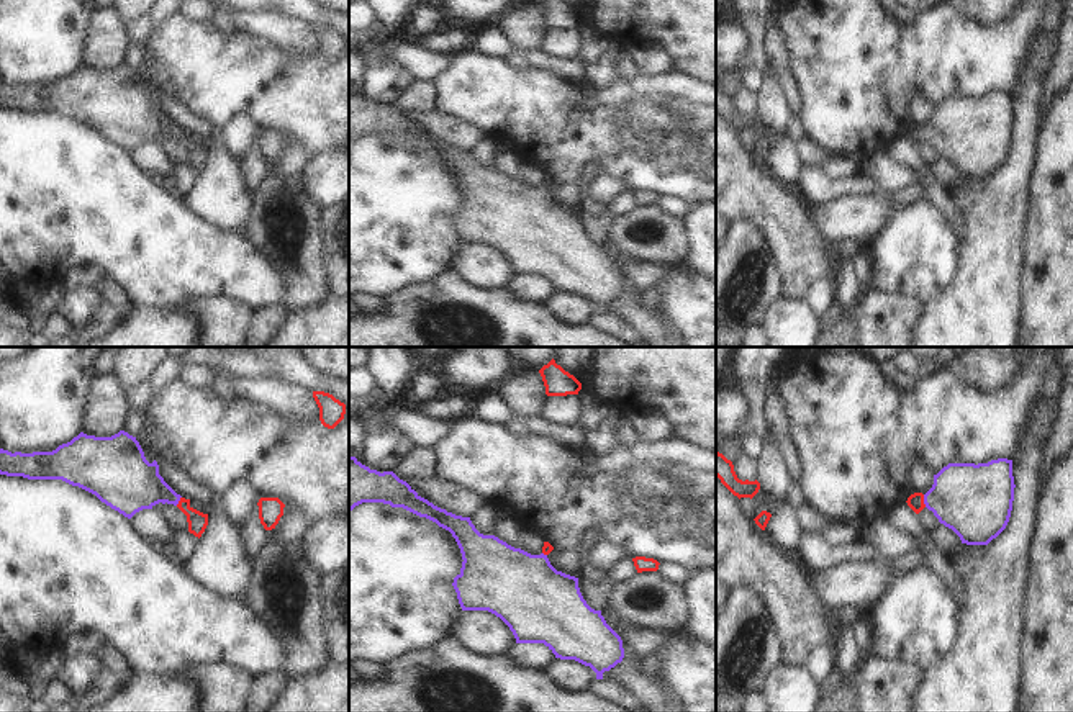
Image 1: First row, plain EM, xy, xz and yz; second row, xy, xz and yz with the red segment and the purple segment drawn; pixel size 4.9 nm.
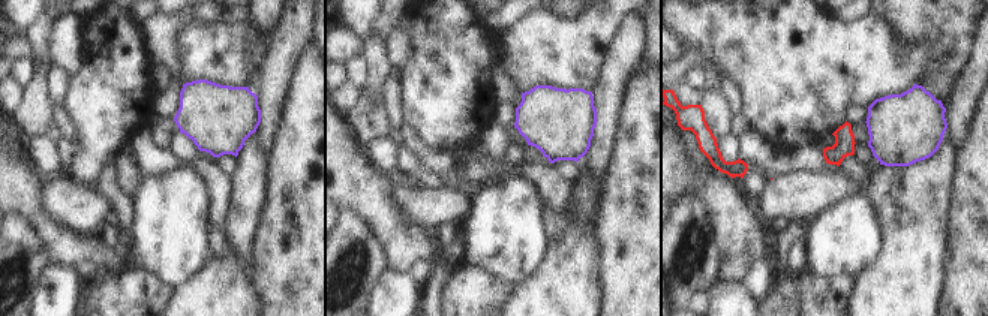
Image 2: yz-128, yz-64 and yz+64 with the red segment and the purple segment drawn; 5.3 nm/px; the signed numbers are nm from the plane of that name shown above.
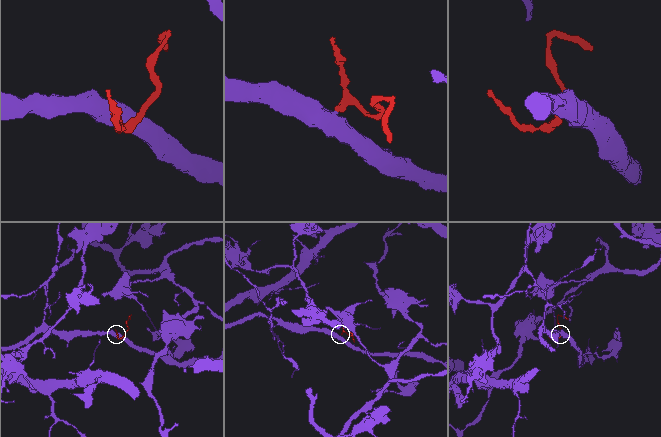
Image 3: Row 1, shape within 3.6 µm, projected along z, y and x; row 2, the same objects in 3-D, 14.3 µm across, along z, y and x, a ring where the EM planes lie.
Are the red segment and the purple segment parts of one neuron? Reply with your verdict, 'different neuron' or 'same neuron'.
same neuron

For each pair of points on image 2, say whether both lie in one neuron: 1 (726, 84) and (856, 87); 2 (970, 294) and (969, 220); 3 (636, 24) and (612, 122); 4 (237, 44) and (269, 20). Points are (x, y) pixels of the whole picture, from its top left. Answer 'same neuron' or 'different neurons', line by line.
1: different neurons
2: same neuron
3: same neuron
4: different neurons

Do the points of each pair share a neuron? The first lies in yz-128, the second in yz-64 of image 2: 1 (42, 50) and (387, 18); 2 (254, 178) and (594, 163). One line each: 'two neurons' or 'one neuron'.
1: two neurons
2: two neurons

